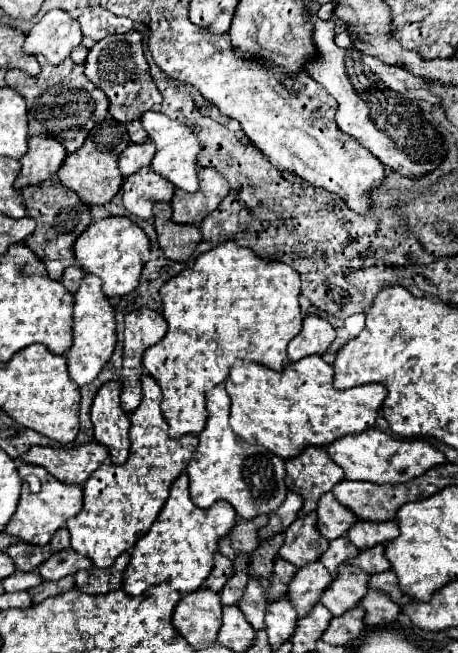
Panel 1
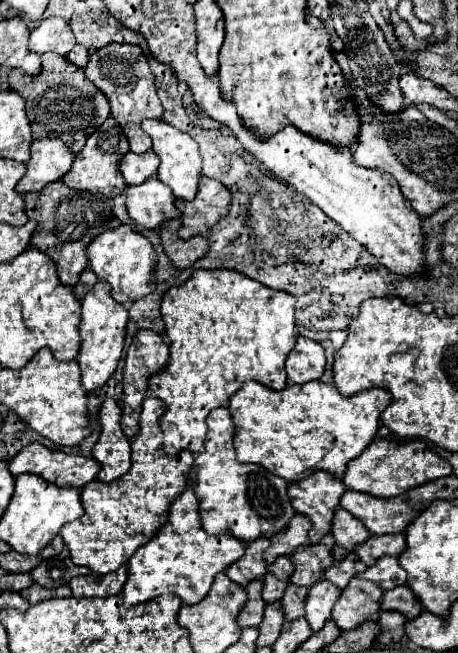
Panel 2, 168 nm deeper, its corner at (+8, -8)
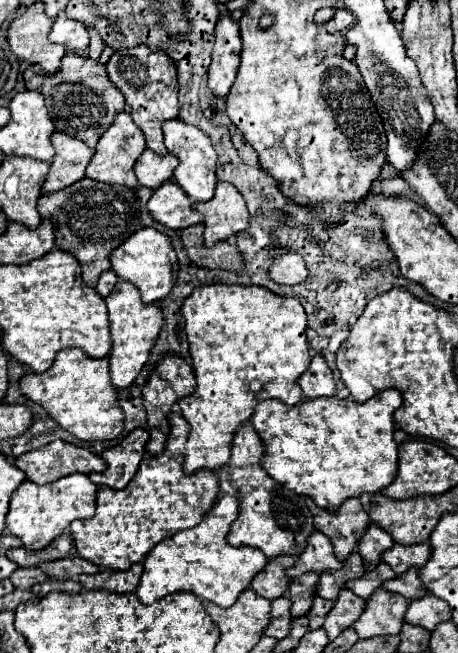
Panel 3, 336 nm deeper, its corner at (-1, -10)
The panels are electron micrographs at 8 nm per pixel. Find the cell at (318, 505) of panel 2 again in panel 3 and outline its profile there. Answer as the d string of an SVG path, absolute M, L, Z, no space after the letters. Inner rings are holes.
M306 498L306 504L314 516L314 528L330 538L334 546L334 556L340 562L344 562L356 550L360 536L364 534L364 528L372 524L370 516L362 510L360 500L358 498L346 500L336 514L316 508L316 504L310 498Z

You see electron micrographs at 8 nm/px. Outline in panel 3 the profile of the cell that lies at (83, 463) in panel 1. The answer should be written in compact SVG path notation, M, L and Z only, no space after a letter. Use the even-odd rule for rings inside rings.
M54 440L38 450L24 452L16 458L16 466L34 484L50 484L74 472L90 474L106 468L100 456L92 454L88 448L80 448L64 440Z

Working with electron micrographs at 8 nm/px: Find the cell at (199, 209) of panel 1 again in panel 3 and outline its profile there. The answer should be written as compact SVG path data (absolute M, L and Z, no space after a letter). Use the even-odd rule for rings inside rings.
M218 182L214 198L208 202L194 202L194 208L204 214L204 242L208 248L236 236L248 228L250 222L242 194L228 182Z

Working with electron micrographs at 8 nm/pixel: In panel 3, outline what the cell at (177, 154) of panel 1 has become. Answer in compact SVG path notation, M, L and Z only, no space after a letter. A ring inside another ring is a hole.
M168 120L164 126L164 144L168 148L170 154L174 154L180 164L174 170L174 178L176 184L194 200L194 202L206 202L214 196L214 188L216 188L216 160L218 154L210 144L210 138L206 132L202 132L200 128L186 124L182 120Z

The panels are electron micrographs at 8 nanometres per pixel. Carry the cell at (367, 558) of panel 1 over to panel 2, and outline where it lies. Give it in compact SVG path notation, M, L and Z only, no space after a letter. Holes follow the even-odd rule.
M381 556L379 560L375 560L373 566L369 566L363 574L359 574L359 578L375 582L381 590L391 590L395 586L403 586L407 574L399 566L397 558L393 558L393 556Z

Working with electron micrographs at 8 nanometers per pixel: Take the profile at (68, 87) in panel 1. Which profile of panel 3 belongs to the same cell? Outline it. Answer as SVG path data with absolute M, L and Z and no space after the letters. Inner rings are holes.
M66 52L60 70L54 74L36 72L36 66L28 66L24 72L24 82L28 90L38 90L44 94L46 108L54 120L56 132L76 136L90 148L96 146L100 136L114 122L116 114L120 114L126 106L122 92L110 82L106 68L96 60L76 56L74 52Z

